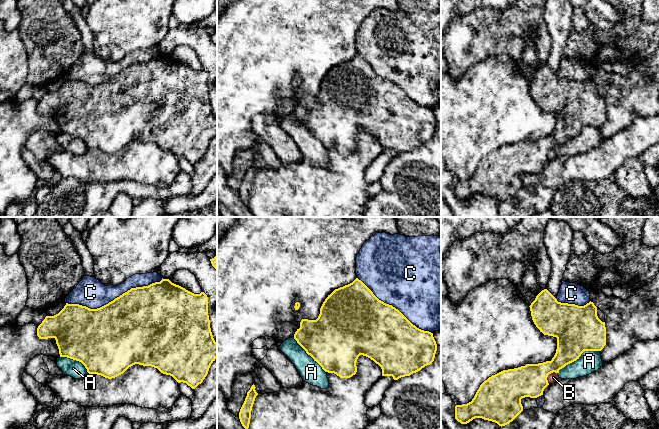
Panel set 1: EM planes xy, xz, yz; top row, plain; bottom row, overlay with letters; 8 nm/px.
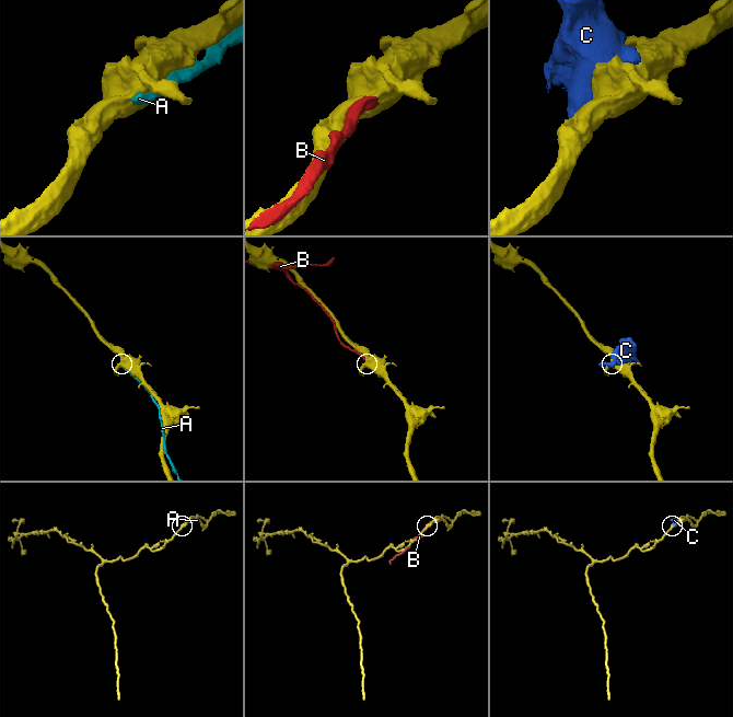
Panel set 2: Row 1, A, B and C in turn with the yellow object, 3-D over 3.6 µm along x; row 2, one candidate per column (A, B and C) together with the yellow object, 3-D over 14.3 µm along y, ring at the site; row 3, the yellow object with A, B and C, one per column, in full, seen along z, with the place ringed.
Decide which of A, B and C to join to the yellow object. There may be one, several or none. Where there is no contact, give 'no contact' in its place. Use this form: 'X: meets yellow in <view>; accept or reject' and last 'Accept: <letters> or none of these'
A: meets yellow in yz; reject
B: meets yellow in yz; reject
C: meets yellow in xy; reject
Accept: none of these

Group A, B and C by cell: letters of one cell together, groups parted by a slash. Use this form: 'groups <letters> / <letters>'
groups A B / C

